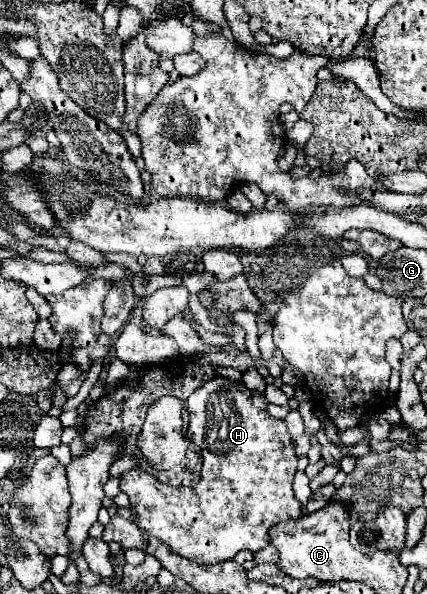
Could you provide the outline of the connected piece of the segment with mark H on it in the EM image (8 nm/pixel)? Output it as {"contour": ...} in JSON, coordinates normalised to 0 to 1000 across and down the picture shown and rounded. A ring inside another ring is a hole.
{"contour":[[[522,633],[480,643],[471,653],[461,653],[443,667],[443,741],[471,754],[471,768],[475,768],[475,808],[466,808],[457,818],[410,822],[410,818],[372,811],[358,798],[340,795],[340,791],[302,791],[302,795],[283,798],[283,825],[302,835],[307,852],[302,855],[279,855],[279,865],[288,872],[316,879],[326,886],[326,892],[340,892],[344,899],[382,909],[405,929],[424,933],[429,939],[438,939],[447,946],[461,946],[461,949],[513,949],[513,946],[527,946],[527,943],[546,943],[550,933],[564,929],[564,926],[593,926],[593,929],[616,926],[630,916],[630,892],[635,892],[635,886],[644,886],[653,879],[677,879],[677,875],[705,872],[705,848],[700,848],[700,842],[686,832],[686,805],[691,805],[691,795],[696,795],[696,764],[691,764],[691,754],[686,754],[686,741],[681,741],[677,727],[672,727],[667,710],[639,704],[625,694],[625,680],[621,680],[621,673],[602,660],[583,657],[574,646],[550,646],[550,643],[541,643],[541,640],[522,636]]]}

